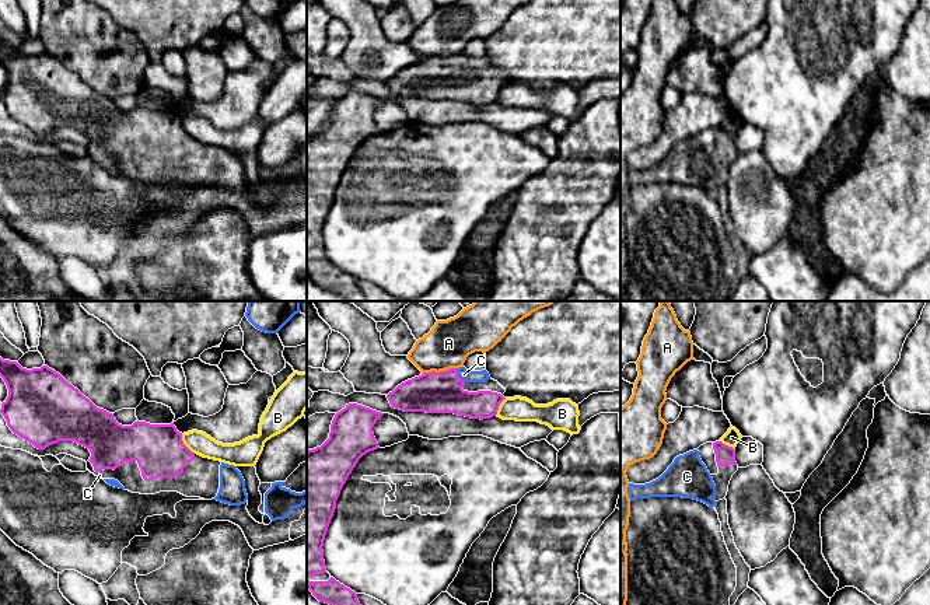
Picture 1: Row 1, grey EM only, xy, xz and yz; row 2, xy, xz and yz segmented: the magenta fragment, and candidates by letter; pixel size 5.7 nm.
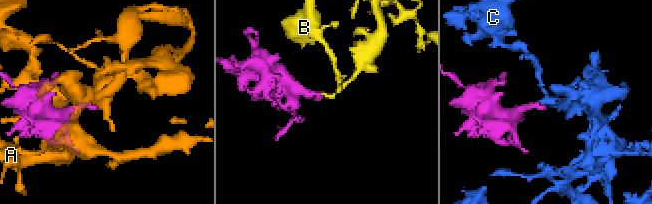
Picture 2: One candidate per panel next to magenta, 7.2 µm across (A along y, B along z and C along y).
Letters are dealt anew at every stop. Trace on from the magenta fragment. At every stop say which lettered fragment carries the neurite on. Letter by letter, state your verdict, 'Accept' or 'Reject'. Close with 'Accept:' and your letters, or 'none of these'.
A: Reject
B: Reject
C: Accept
Accept: C

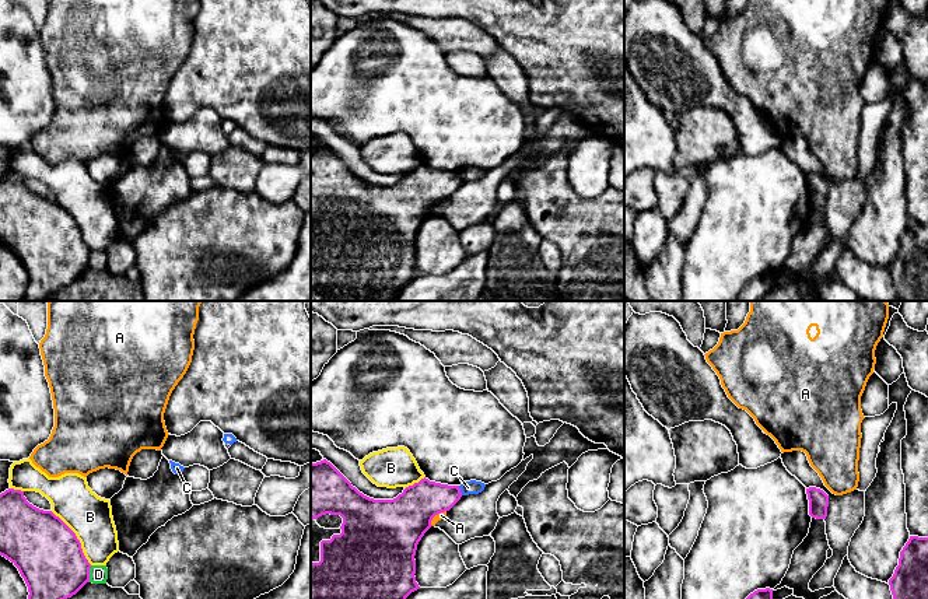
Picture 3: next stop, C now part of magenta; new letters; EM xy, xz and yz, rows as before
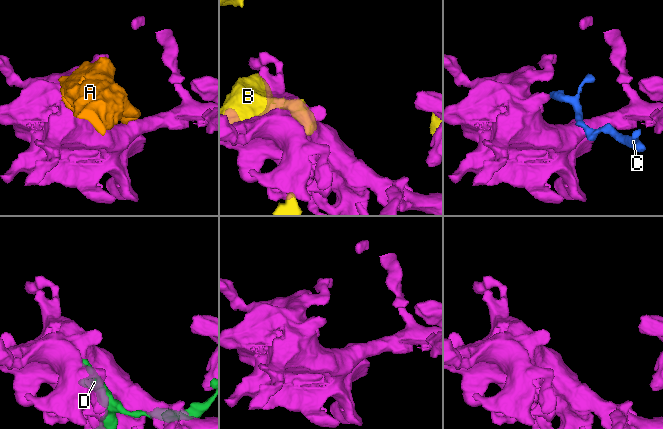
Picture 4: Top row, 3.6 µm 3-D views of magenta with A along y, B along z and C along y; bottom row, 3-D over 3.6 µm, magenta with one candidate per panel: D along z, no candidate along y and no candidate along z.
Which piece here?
A: Reject
B: Reject
C: Reject
D: Reject
Accept: none of these

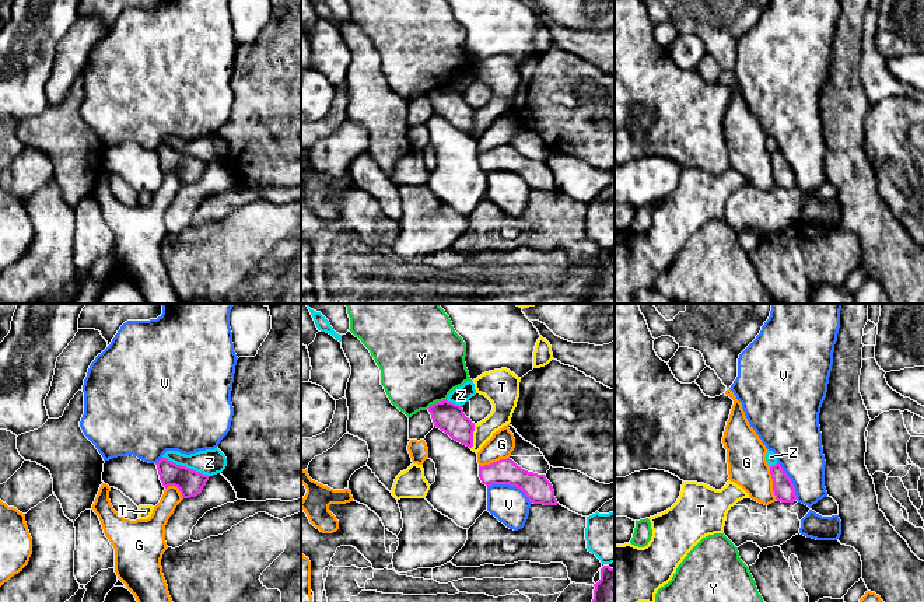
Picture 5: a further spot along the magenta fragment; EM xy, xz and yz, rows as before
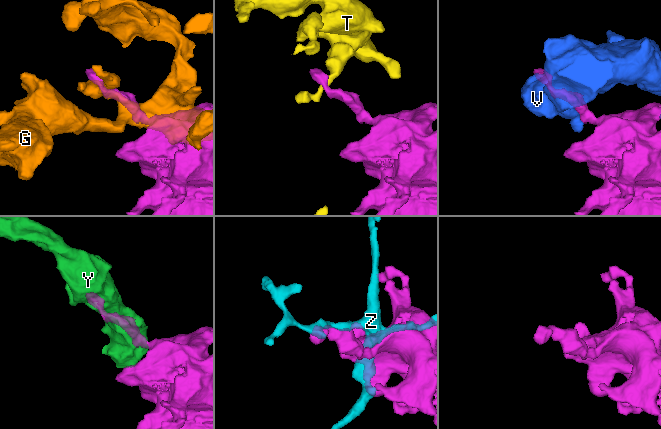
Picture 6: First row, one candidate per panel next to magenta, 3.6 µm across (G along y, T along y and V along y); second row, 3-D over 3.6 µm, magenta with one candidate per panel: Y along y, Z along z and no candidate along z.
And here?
G: Reject
T: Reject
V: Reject
Y: Reject
Z: Reject
Accept: none of these

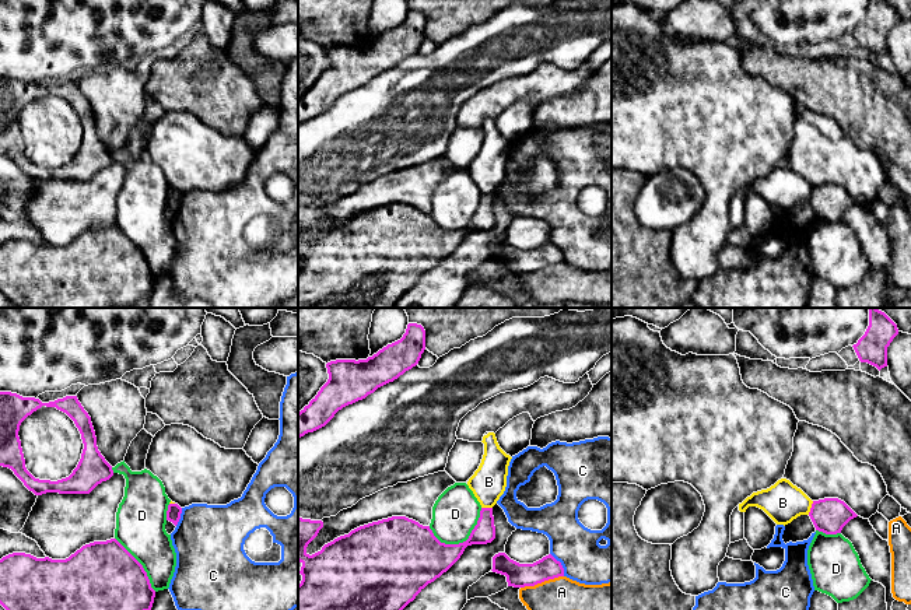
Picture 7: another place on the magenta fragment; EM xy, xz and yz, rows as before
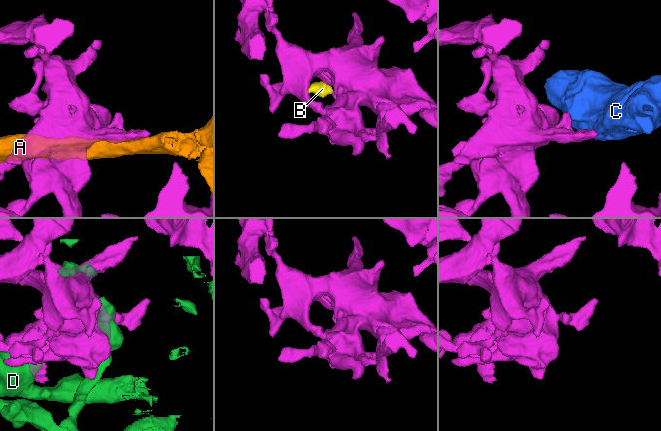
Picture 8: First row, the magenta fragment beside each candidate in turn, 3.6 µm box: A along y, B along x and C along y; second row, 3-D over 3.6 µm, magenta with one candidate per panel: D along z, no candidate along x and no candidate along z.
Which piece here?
A: Reject
B: Reject
C: Reject
D: Reject
Accept: none of these

